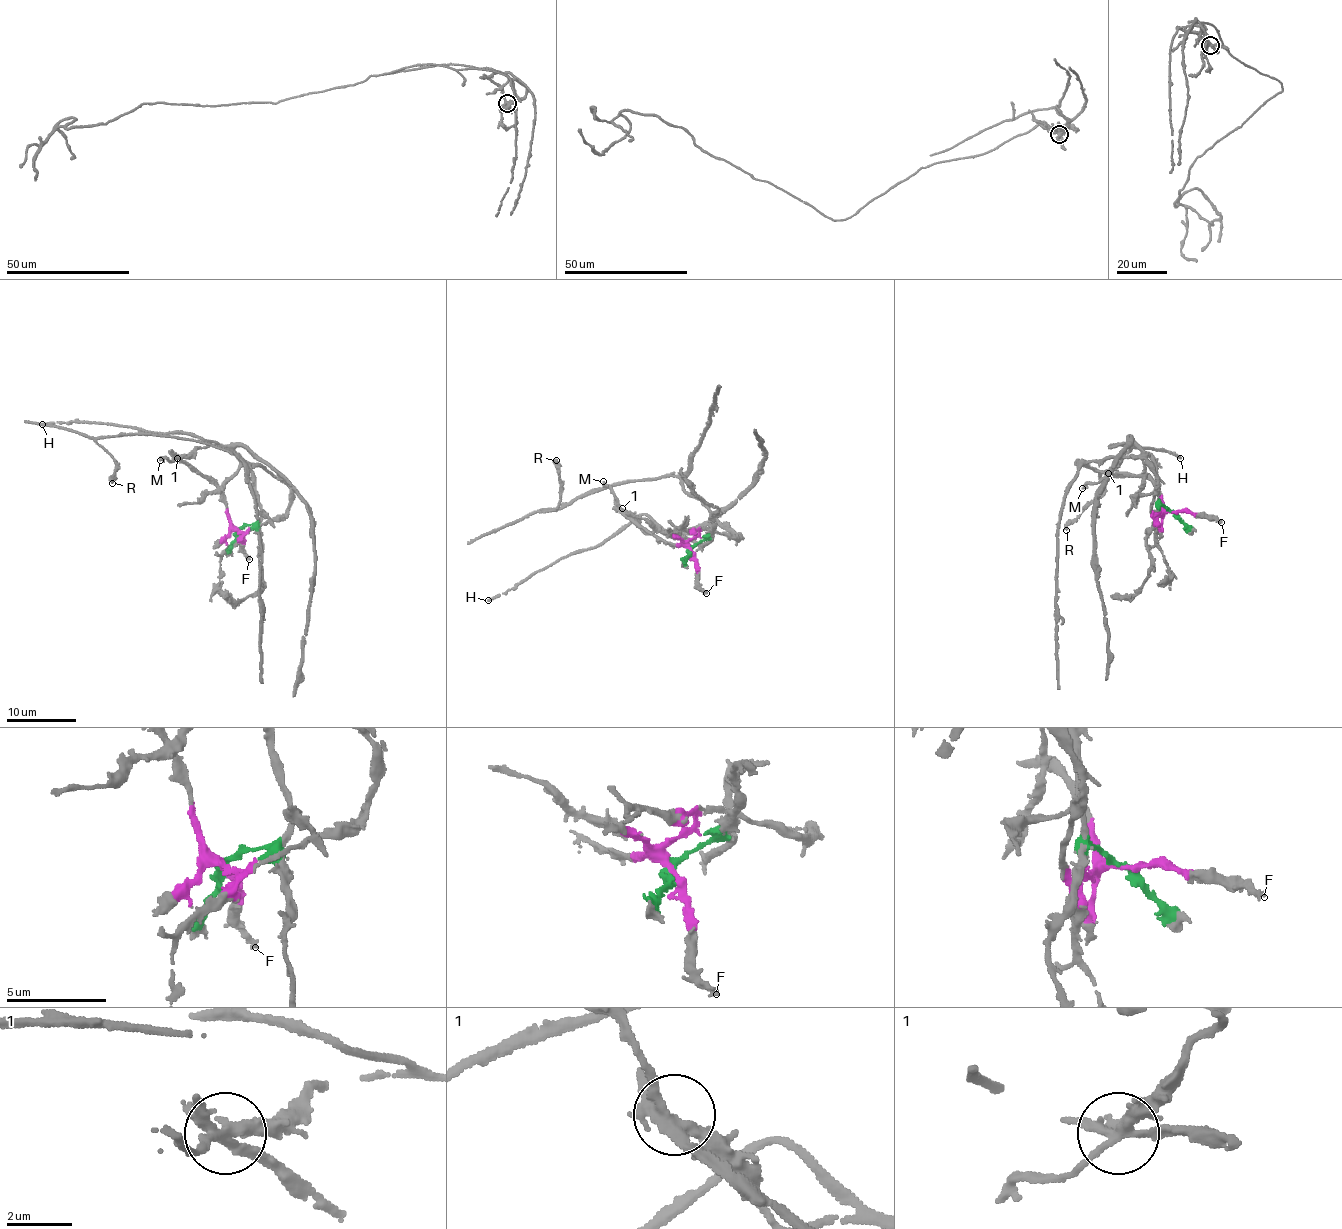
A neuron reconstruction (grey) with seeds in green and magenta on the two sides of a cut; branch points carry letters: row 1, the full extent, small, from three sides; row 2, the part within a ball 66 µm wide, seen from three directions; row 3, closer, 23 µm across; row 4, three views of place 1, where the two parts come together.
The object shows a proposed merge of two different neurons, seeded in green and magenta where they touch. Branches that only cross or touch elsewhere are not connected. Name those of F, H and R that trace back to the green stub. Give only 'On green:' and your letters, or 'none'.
On green: H

